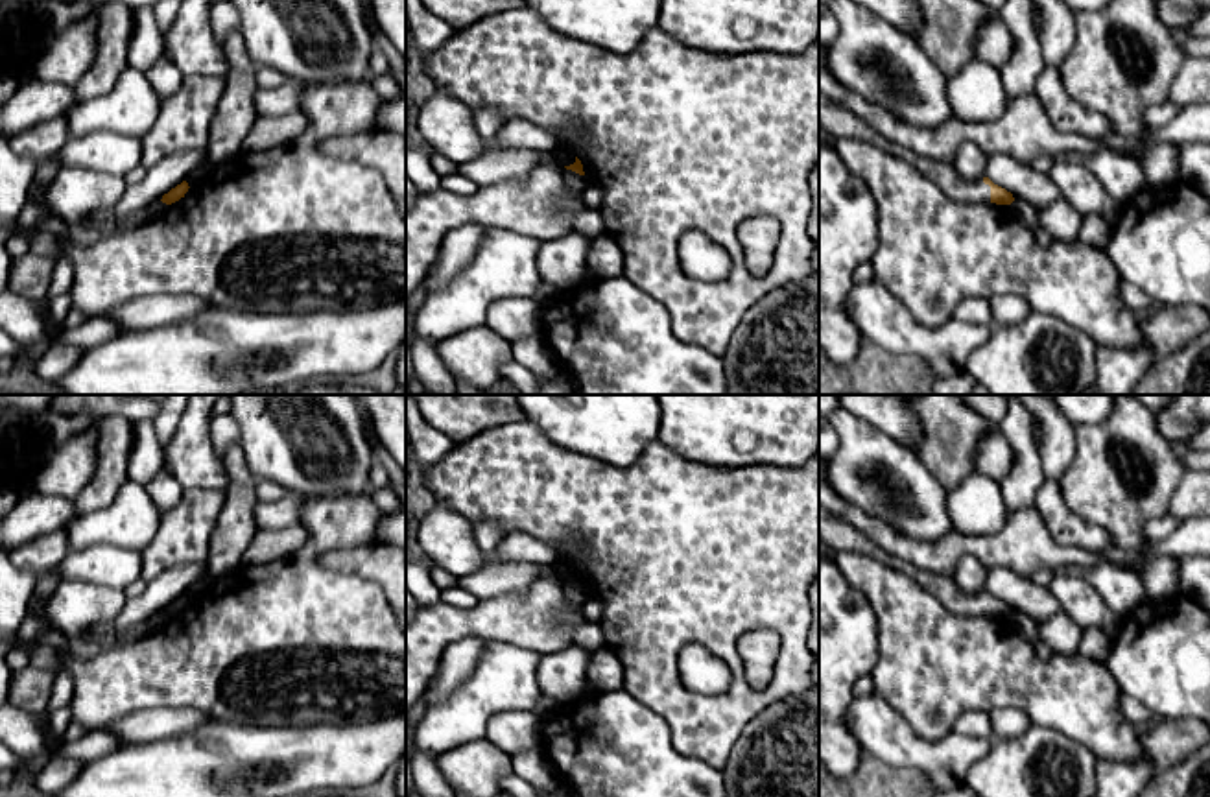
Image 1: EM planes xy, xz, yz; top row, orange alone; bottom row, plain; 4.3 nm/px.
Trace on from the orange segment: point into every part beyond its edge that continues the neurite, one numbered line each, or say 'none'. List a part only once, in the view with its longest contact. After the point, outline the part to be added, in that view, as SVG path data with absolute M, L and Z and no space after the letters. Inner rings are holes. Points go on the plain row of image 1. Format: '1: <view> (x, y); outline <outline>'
1: yz (838, 535); outline M819 506L819 542L836 553L858 552L887 563L889 566L896 568L898 572L904 572L919 585L922 585L926 590L930 590L952 613L967 616L991 616L991 600L985 598L983 592L967 594L955 585L954 576L939 576L930 570L919 568L900 557L889 555L869 537L860 533L850 524L839 520L821 506Z

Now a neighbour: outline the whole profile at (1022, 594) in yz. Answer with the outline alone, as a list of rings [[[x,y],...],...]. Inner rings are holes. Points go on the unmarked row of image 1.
[[[1005,568],[987,572],[985,590],[1011,605],[1014,613],[1024,613],[1037,622],[1062,611],[1048,587],[1040,587],[1033,577],[1022,577]]]

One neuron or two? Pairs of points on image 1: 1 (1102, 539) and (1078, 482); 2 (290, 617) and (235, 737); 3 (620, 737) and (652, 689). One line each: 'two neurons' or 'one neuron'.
1: two neurons
2: two neurons
3: two neurons

